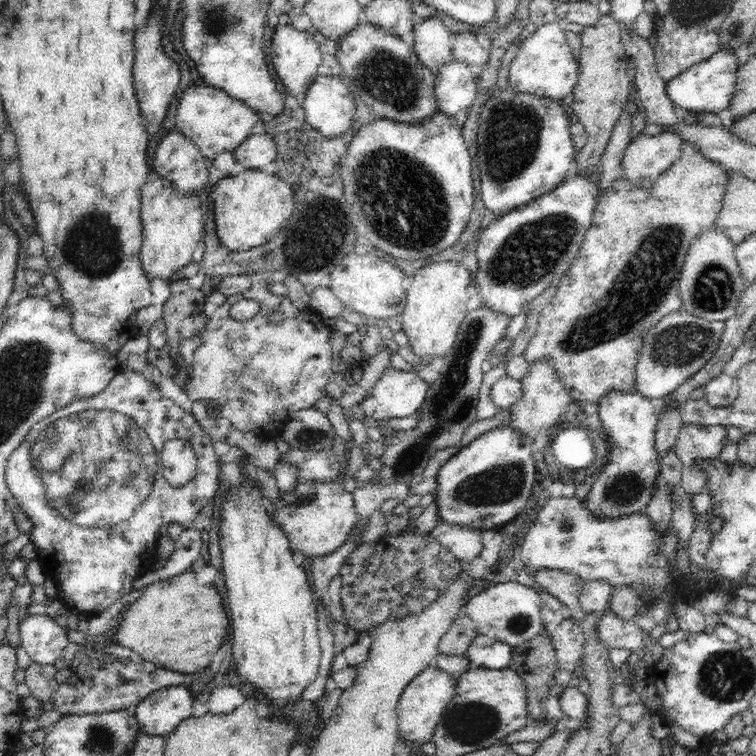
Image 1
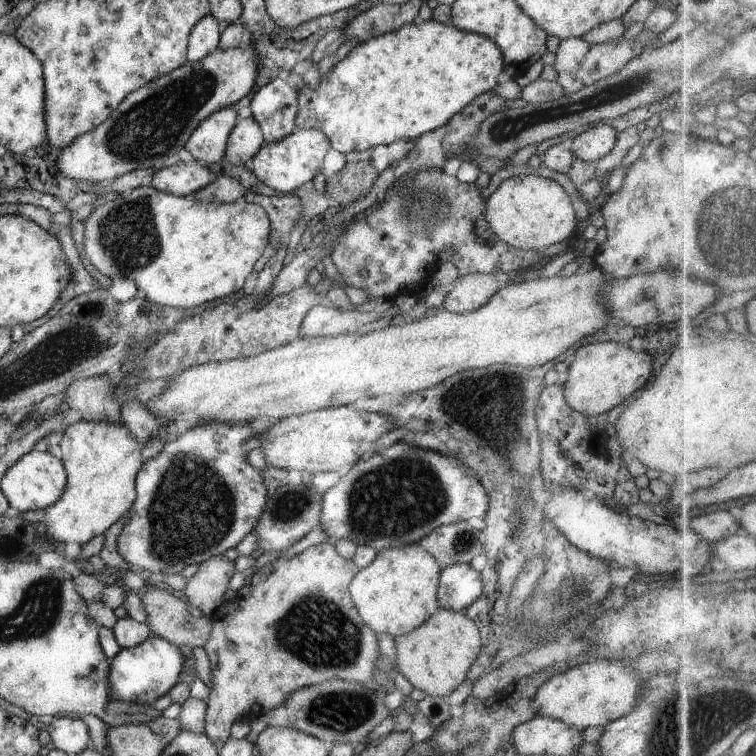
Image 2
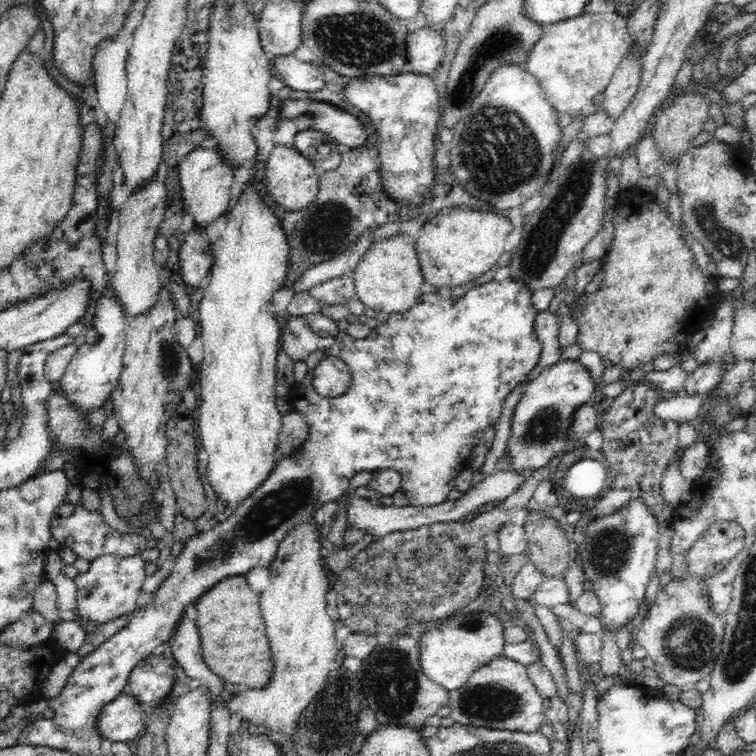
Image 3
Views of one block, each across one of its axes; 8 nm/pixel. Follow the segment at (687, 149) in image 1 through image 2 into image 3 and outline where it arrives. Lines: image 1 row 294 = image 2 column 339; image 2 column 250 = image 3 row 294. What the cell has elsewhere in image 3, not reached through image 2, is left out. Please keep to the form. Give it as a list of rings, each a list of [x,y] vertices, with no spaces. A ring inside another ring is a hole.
[[[636,188],[631,190],[620,190],[615,202],[615,211],[611,216],[611,221],[615,226],[614,238],[608,252],[602,259],[601,270],[603,270],[604,278],[602,279],[600,288],[596,293],[586,293],[586,291],[584,291],[583,296],[577,297],[576,300],[571,302],[569,305],[569,312],[574,321],[576,321],[576,325],[578,325],[576,345],[580,346],[582,353],[597,352],[600,357],[602,357],[602,361],[610,361],[612,365],[621,366],[622,371],[629,374],[634,368],[640,368],[640,366],[648,364],[649,362],[653,363],[656,356],[661,357],[665,354],[675,355],[678,350],[686,350],[689,346],[688,340],[690,340],[694,333],[702,328],[704,317],[711,312],[713,302],[720,292],[717,288],[716,278],[705,276],[700,267],[696,265],[694,254],[690,247],[686,245],[686,241],[682,238],[682,232],[674,226],[666,209],[660,208],[660,204],[656,200],[654,194],[646,195],[639,192]],[[580,298],[582,298],[582,302],[584,303],[581,306],[580,311],[576,312],[574,308],[578,306]]]

